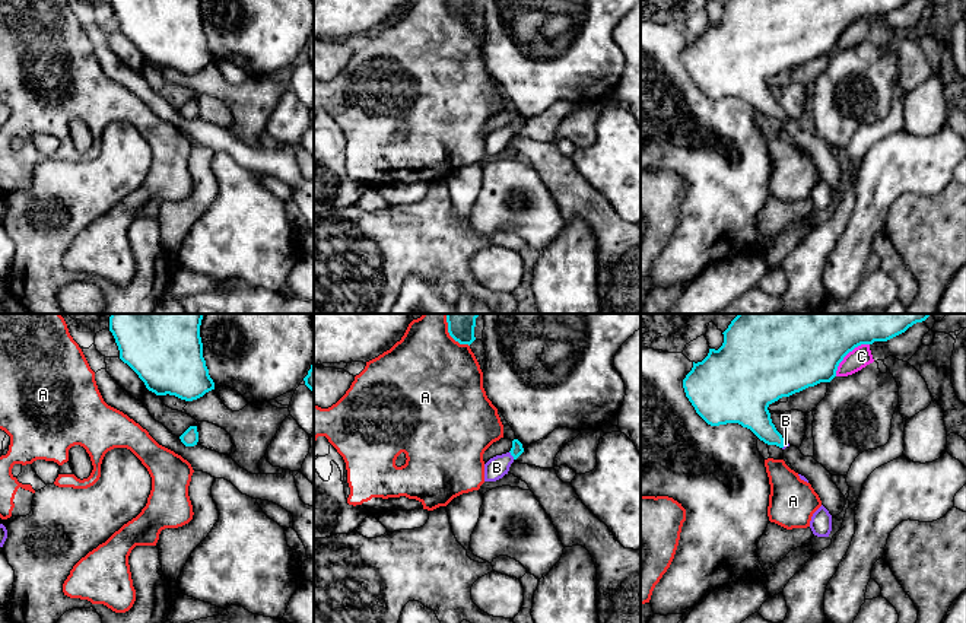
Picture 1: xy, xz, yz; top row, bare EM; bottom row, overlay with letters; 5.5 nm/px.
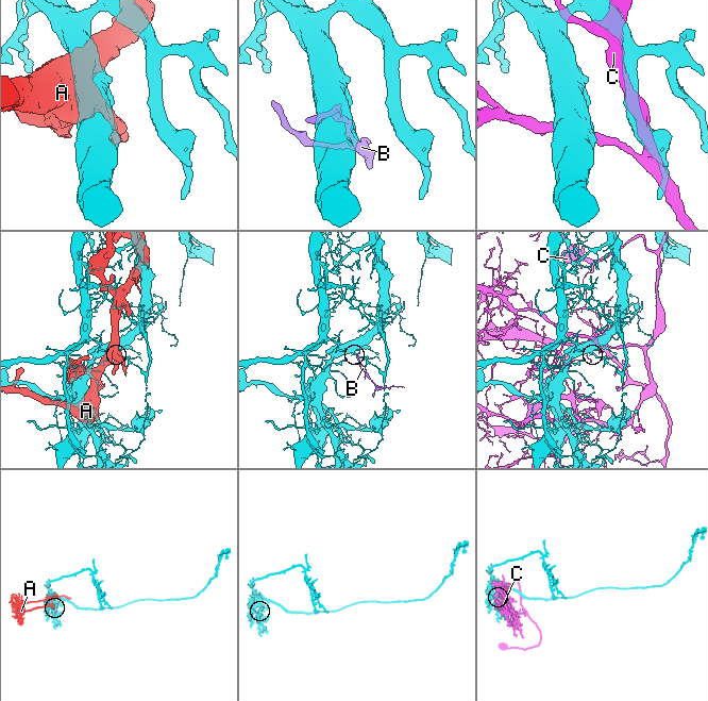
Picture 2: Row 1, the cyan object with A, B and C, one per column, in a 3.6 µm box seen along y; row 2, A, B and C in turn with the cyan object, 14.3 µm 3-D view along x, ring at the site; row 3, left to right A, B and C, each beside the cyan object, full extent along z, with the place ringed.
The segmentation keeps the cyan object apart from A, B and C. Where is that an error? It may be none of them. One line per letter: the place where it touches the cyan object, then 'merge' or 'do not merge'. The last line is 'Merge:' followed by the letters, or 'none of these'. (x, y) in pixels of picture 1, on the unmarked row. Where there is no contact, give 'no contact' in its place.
A: xz (456, 13) | do not merge
B: xz (511, 127) | merge
C: yz (847, 26) | do not merge
Merge: B

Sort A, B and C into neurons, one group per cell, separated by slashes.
A / B / C

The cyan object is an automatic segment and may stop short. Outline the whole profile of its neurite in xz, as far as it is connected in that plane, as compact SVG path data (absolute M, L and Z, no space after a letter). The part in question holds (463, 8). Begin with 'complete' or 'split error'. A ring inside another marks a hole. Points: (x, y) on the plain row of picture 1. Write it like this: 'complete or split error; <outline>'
complete; M448 0L449 9L460 18L471 18L474 10L474 0Z

